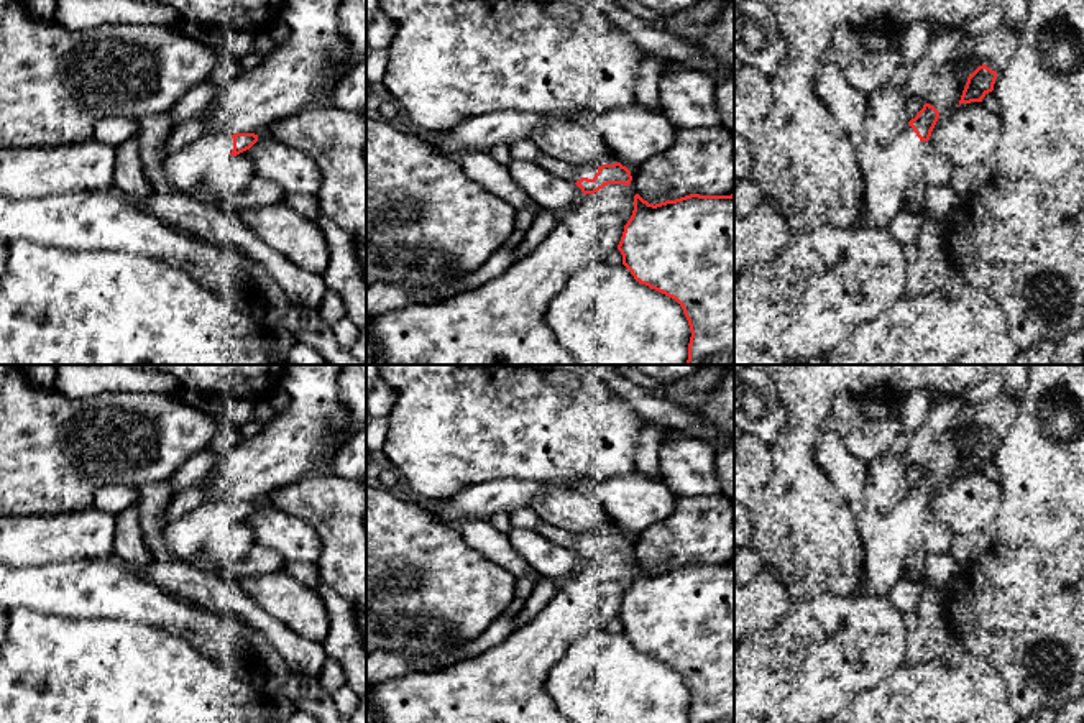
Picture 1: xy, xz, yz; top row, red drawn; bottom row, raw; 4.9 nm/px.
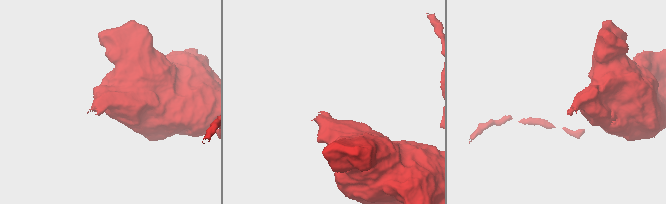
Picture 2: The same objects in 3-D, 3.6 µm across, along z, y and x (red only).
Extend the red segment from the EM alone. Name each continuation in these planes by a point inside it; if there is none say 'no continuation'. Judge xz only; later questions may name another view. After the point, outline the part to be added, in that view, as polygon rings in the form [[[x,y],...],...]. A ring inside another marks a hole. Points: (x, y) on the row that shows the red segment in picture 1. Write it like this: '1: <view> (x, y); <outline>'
1: xz (588, 171); [[[580,164],[575,166],[575,174],[568,181],[576,182],[581,177],[593,179],[596,173],[598,173],[598,164]]]

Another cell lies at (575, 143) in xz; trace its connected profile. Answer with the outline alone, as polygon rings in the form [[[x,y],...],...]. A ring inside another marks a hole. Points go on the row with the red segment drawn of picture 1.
[[[553,120],[537,130],[534,130],[529,138],[531,143],[534,143],[545,156],[550,156],[553,159],[565,161],[572,166],[580,164],[614,164],[621,163],[629,171],[634,171],[632,166],[622,163],[619,158],[616,158],[606,145],[601,141],[598,133],[590,127],[583,123],[567,122],[567,120]]]

